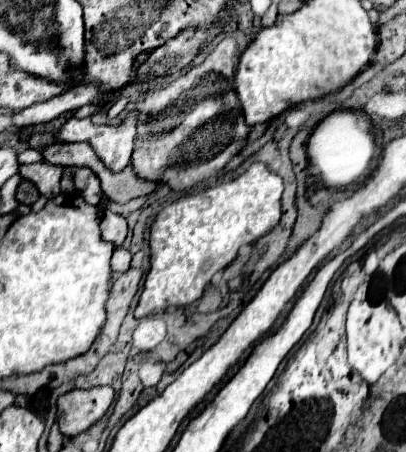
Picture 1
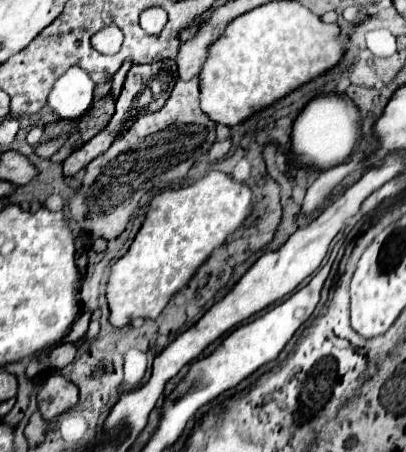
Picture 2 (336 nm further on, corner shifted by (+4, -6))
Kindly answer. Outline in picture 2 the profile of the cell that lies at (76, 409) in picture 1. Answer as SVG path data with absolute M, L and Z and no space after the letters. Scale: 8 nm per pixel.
M51 375L37 391L39 413L51 421L69 407L73 407L79 399L79 389L63 375Z

